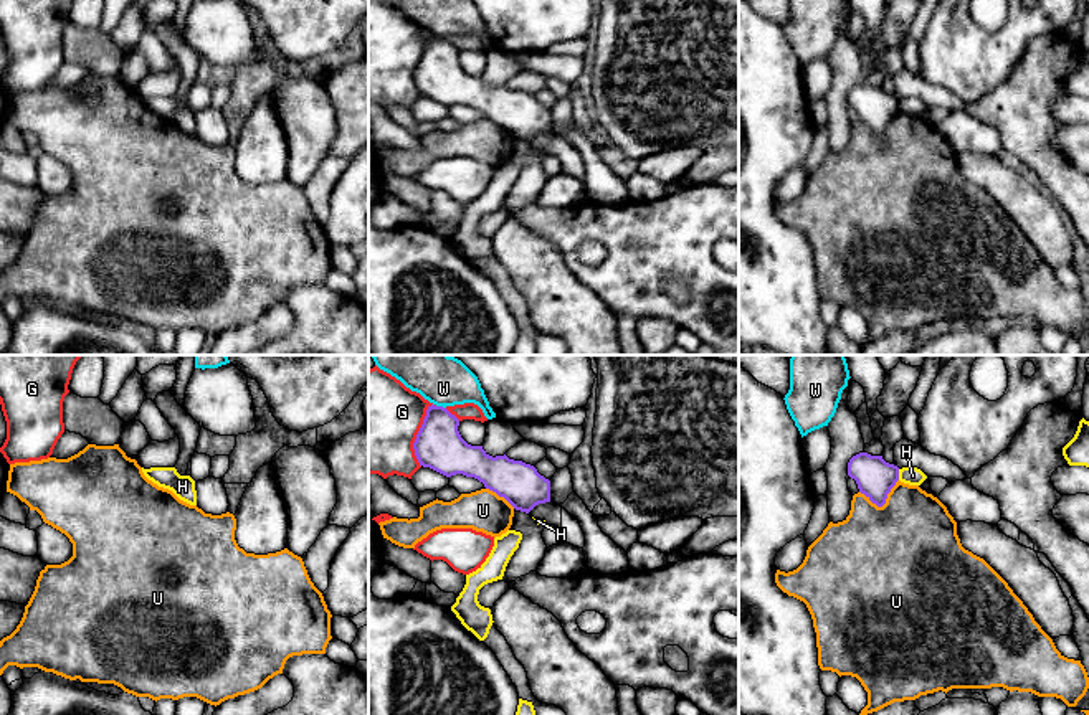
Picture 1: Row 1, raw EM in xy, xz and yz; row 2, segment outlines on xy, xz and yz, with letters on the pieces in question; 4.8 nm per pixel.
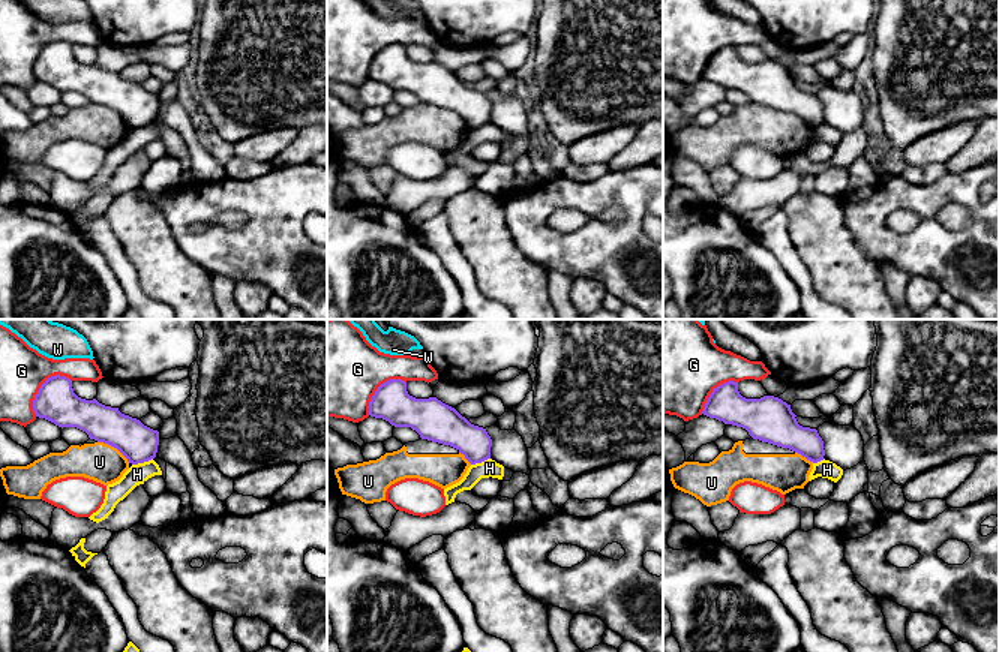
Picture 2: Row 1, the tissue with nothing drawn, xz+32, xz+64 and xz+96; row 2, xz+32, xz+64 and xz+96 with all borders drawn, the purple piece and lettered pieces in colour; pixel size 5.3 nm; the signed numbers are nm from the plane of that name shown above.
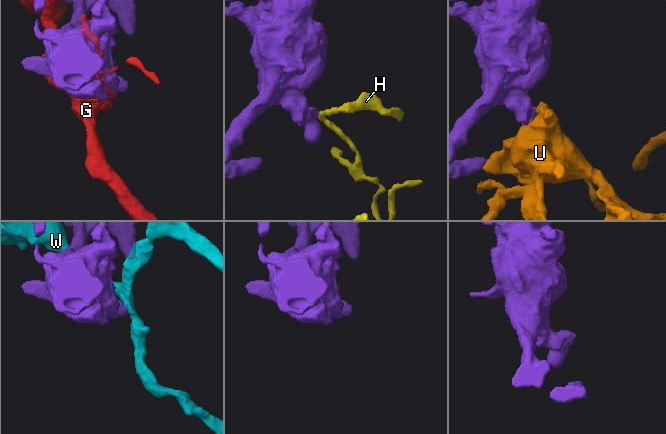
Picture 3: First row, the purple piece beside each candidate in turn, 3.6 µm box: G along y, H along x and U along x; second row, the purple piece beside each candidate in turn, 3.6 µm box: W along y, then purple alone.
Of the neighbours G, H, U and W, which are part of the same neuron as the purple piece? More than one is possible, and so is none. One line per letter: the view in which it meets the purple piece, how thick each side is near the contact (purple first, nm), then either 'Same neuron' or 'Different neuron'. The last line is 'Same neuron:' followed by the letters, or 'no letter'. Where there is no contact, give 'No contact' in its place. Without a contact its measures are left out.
G: Touches purple in xz. Thickness 240 nm (purple) against 480 nm. Different neuron
H: Touches purple in yz. Thickness 190 nm (purple) against 90 nm. Different neuron
U: Touches purple in yz. Thickness 190 nm (purple) against 480 nm. Different neuron
W: Touches purple in xz. Thickness 240 nm (purple) against 180 nm. Different neuron
Same neuron: no letter

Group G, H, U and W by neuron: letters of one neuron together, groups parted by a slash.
G / H / U / W

